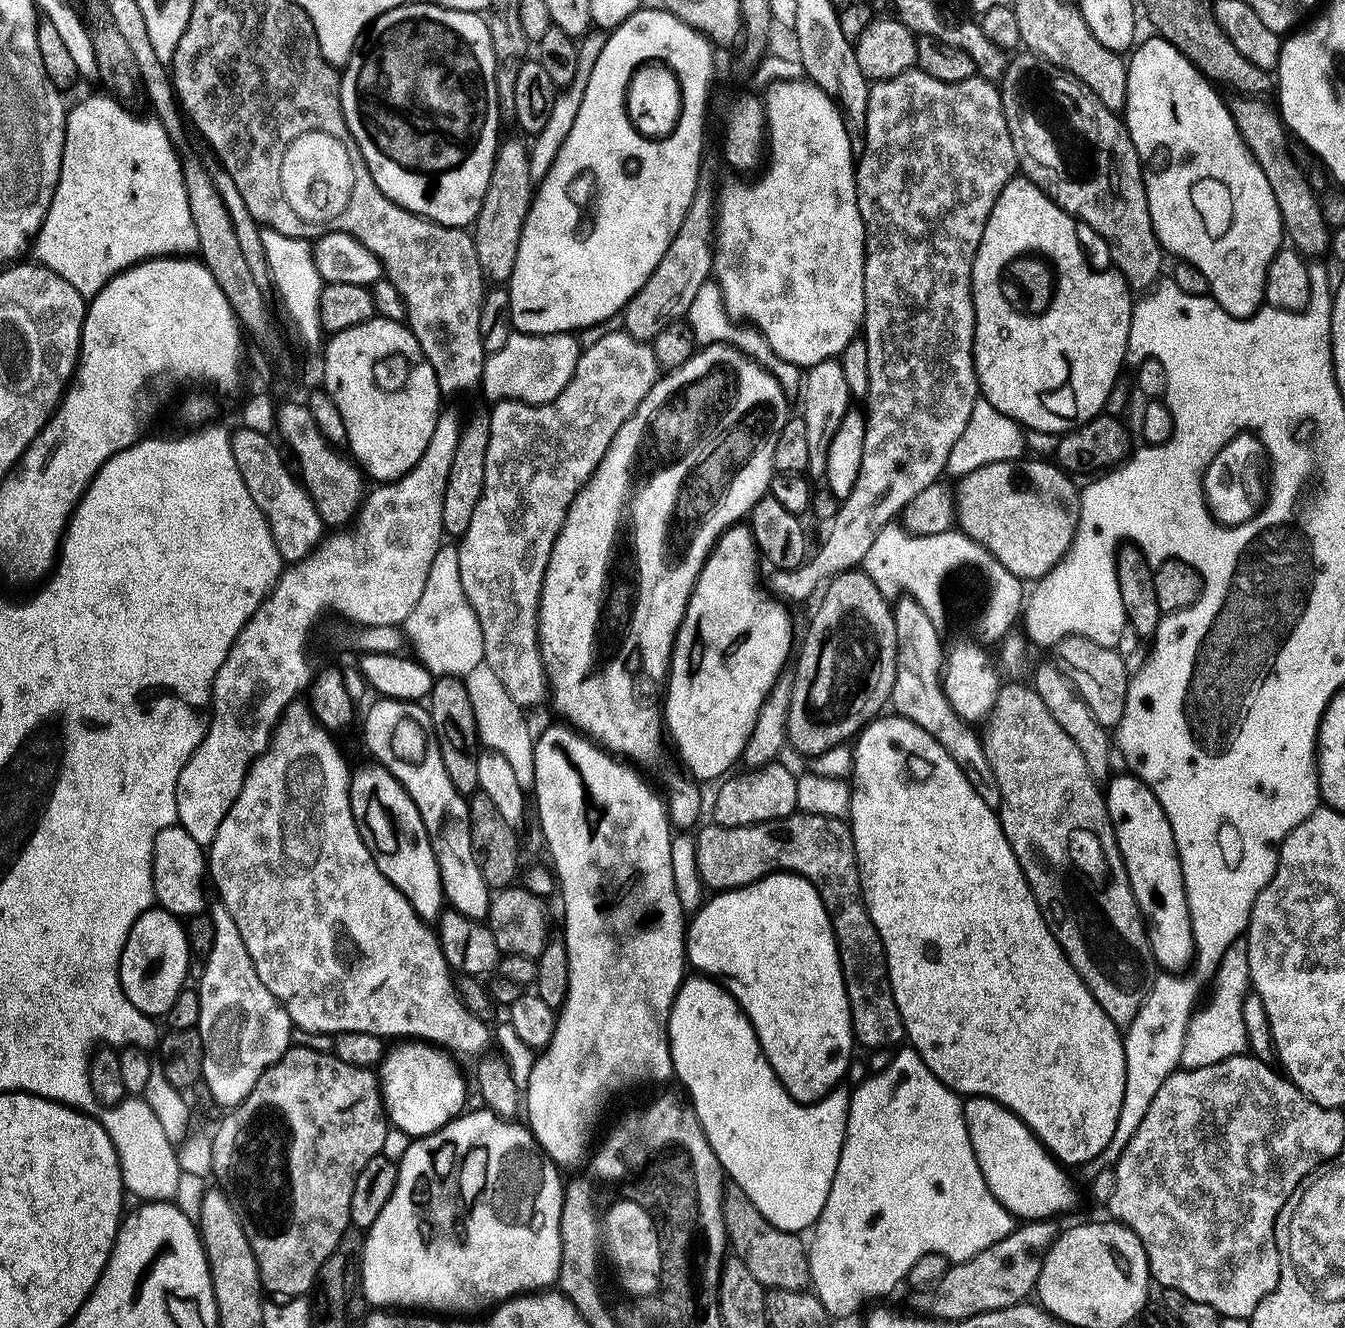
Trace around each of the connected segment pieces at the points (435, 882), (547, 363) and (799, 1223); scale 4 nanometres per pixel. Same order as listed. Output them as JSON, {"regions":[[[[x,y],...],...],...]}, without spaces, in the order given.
{"regions":[[[[369,763],[369,768],[355,769],[352,777],[352,809],[354,818],[360,827],[366,846],[372,851],[374,862],[390,883],[398,889],[414,906],[414,910],[426,922],[439,921],[440,913],[445,911],[444,883],[438,870],[438,858],[434,854],[434,846],[430,842],[430,834],[422,822],[422,814],[418,814],[418,806],[414,806],[414,798],[390,774],[390,770],[381,768],[379,764]]],[[[563,332],[557,336],[512,337],[484,360],[482,391],[491,402],[521,400],[524,404],[552,406],[560,395],[572,387],[572,380],[582,368],[582,348],[575,335]]],[[[712,978],[695,979],[685,979],[684,984],[680,987],[680,992],[676,996],[676,1005],[672,1008],[672,1017],[668,1027],[668,1038],[672,1041],[672,1067],[675,1079],[677,1081],[680,1079],[688,1087],[689,1093],[687,1092],[687,1095],[690,1097],[690,1103],[696,1109],[702,1130],[706,1134],[718,1162],[723,1166],[727,1179],[731,1183],[737,1184],[750,1198],[750,1202],[754,1202],[754,1206],[758,1206],[760,1213],[771,1224],[778,1226],[778,1230],[804,1234],[807,1228],[809,1231],[820,1221],[822,1210],[826,1210],[826,1202],[830,1198],[830,1190],[834,1186],[834,1174],[838,1174],[838,1162],[842,1158],[842,1146],[846,1142],[852,1092],[847,1087],[841,1086],[835,1092],[830,1093],[825,1100],[821,1100],[819,1104],[800,1104],[780,1084],[780,1079],[774,1074],[770,1062],[764,1056],[764,1051],[758,1042],[752,1023],[748,1020],[748,1015],[738,1006],[738,1002],[728,993],[728,989]]]]}

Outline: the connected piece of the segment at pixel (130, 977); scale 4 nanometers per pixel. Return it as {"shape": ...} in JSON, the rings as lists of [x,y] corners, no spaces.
{"shape":[[[157,906],[151,912],[142,914],[138,922],[128,935],[126,946],[122,950],[122,962],[120,963],[120,981],[122,990],[142,1014],[153,1018],[164,1018],[170,1010],[174,1010],[174,1002],[178,999],[178,994],[182,994],[189,983],[188,971],[192,968],[192,944],[188,941],[188,932],[184,929],[185,921],[178,916],[172,916]]]}

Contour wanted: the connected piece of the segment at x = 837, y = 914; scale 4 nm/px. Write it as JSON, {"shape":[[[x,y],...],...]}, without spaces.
{"shape":[[[797,811],[795,816],[785,820],[775,820],[769,824],[759,824],[749,828],[724,828],[718,823],[713,823],[711,827],[701,827],[700,836],[695,837],[696,861],[703,887],[716,888],[712,890],[717,893],[731,892],[756,884],[768,876],[775,876],[777,872],[791,872],[793,876],[801,876],[810,881],[818,890],[832,919],[832,929],[840,951],[840,964],[844,967],[848,1001],[852,1007],[852,1030],[857,1045],[861,1049],[863,1047],[895,1049],[903,1045],[906,1037],[902,1014],[898,1014],[898,1006],[894,1002],[884,943],[870,918],[868,907],[864,904],[864,891],[860,885],[860,867],[851,827],[838,818],[820,817],[818,814],[802,811]]]}

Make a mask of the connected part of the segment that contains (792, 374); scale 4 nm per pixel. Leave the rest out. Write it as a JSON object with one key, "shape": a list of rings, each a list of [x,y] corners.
{"shape":[[[719,287],[695,289],[696,301],[690,307],[690,312],[686,321],[692,327],[693,334],[696,336],[697,345],[712,348],[716,344],[731,344],[732,347],[740,349],[750,360],[757,361],[768,373],[777,380],[784,391],[789,394],[799,393],[805,383],[805,373],[797,364],[786,362],[774,354],[770,342],[759,332],[757,328],[751,326],[738,326],[737,321],[728,312],[728,307],[724,304],[724,295],[721,294]]]}

